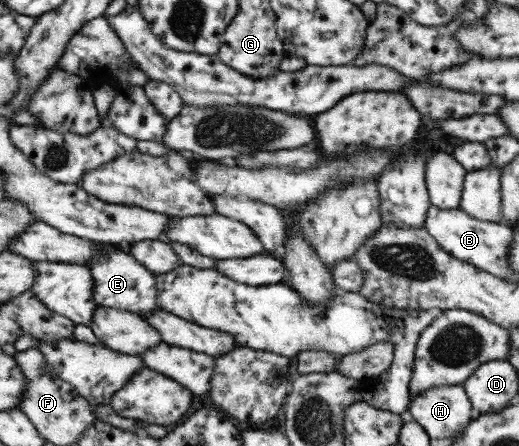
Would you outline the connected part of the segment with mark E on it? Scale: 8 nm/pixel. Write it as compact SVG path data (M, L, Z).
M114 250L112 254L100 254L89 266L94 280L94 297L99 307L133 311L137 315L161 310L158 303L156 276L138 263L126 250Z

